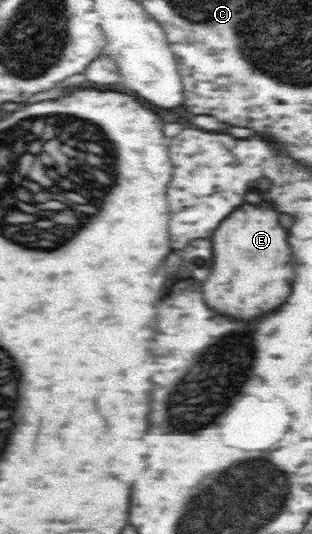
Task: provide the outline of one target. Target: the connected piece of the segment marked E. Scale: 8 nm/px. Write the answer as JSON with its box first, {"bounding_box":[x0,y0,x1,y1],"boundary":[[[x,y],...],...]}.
{"bounding_box":[201,199,293,317],"boundary":[[[263,199],[257,205],[245,201],[237,209],[233,209],[229,213],[229,217],[225,217],[225,221],[221,221],[217,225],[217,229],[213,231],[211,249],[213,249],[211,275],[201,285],[203,297],[209,307],[213,307],[221,313],[235,315],[235,317],[255,317],[263,311],[269,311],[269,309],[281,305],[285,301],[285,297],[289,295],[291,277],[293,277],[293,269],[291,269],[293,257],[291,257],[291,249],[287,245],[287,231],[281,227],[279,211],[273,207],[271,201]]]}

